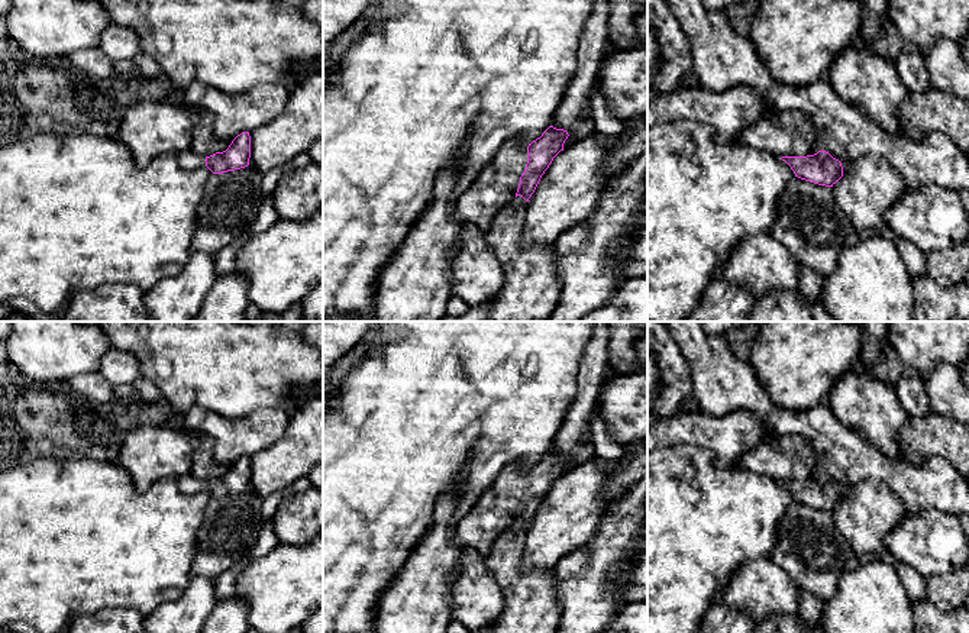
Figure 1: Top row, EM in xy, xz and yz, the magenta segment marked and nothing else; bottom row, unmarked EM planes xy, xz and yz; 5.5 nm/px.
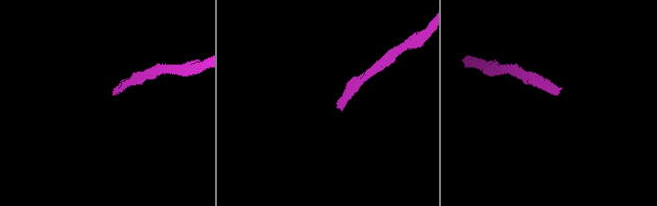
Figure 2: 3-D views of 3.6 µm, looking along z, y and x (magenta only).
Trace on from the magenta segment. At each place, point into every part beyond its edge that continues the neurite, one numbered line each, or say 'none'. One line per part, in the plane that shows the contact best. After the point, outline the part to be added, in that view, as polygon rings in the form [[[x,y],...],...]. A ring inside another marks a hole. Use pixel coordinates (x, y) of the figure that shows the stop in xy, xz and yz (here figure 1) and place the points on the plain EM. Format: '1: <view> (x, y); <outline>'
1: xz (496, 512); [[[519,464],[506,466],[494,484],[481,495],[472,510],[458,523],[455,536],[463,549],[475,549],[485,556],[497,539],[516,521],[520,501],[527,488],[527,472]]]

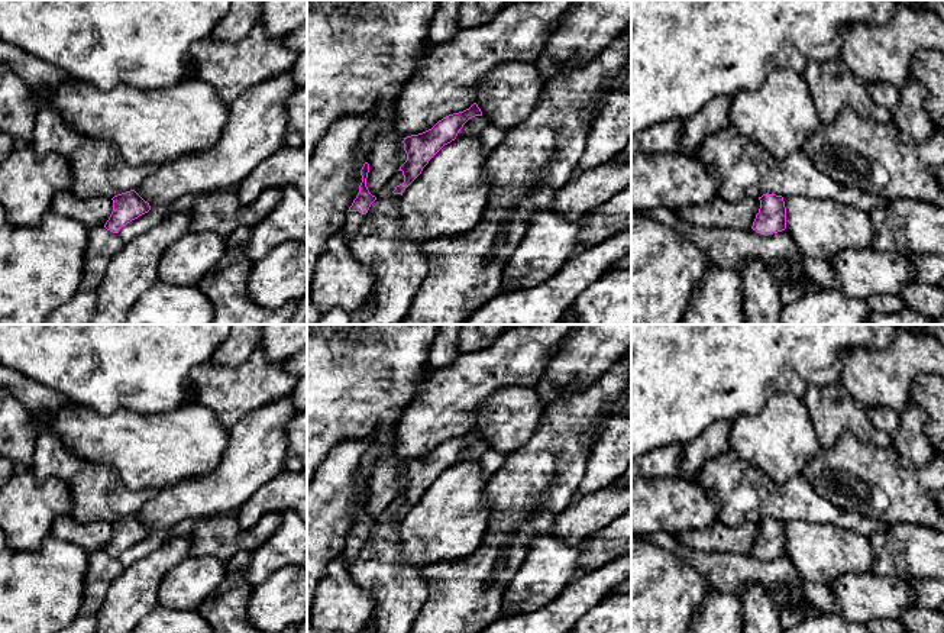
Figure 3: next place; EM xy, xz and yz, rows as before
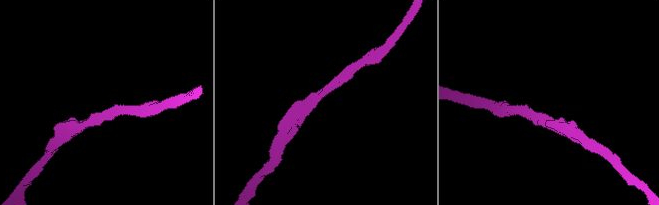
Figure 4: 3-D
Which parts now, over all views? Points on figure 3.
1: xz (354, 545); [[[347,536],[345,542],[343,555],[349,562],[355,561],[365,546],[365,539],[359,536]]]

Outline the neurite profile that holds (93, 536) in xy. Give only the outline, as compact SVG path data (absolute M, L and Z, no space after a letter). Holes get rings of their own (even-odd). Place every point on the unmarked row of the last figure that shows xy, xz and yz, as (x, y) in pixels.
M71 516L58 517L51 536L81 546L88 555L104 550L113 536L113 524L107 520L78 523Z

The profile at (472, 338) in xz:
M462 324L458 348L462 353L486 349L510 327L510 324Z

